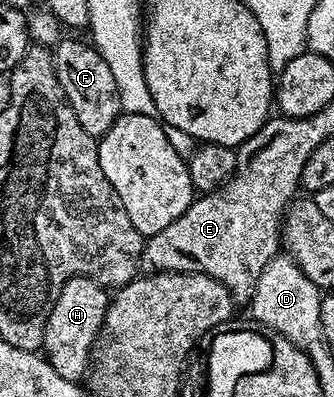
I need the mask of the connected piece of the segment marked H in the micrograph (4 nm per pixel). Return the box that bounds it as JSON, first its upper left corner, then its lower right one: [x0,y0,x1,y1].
[42,275,109,381]

